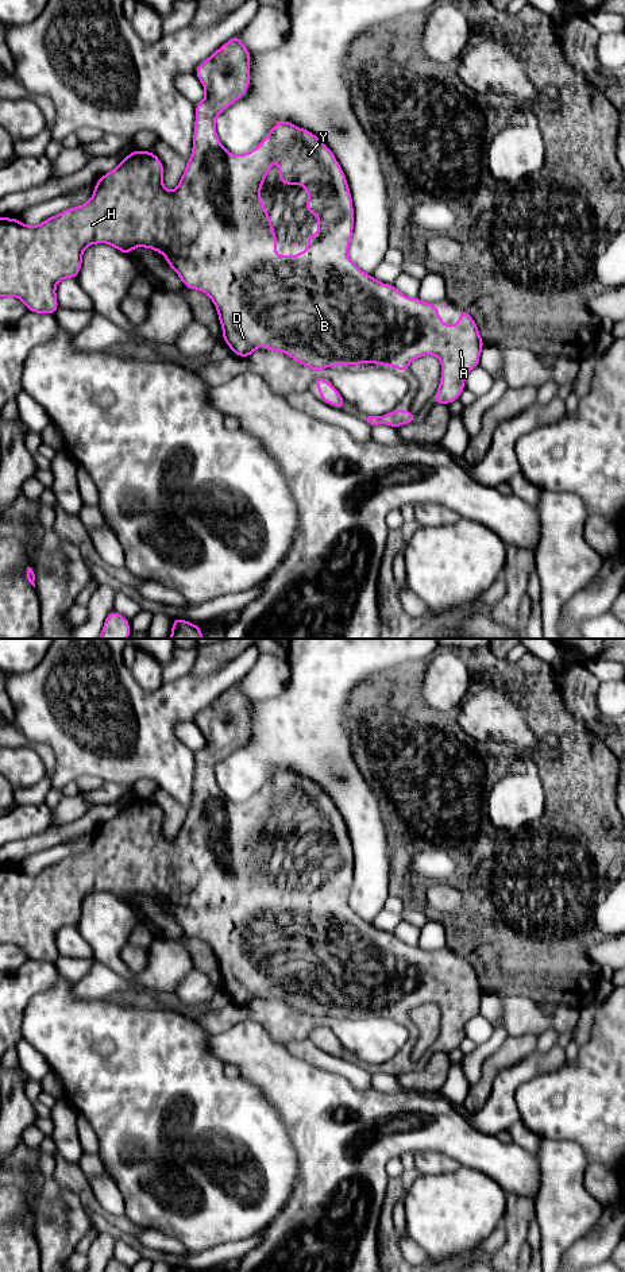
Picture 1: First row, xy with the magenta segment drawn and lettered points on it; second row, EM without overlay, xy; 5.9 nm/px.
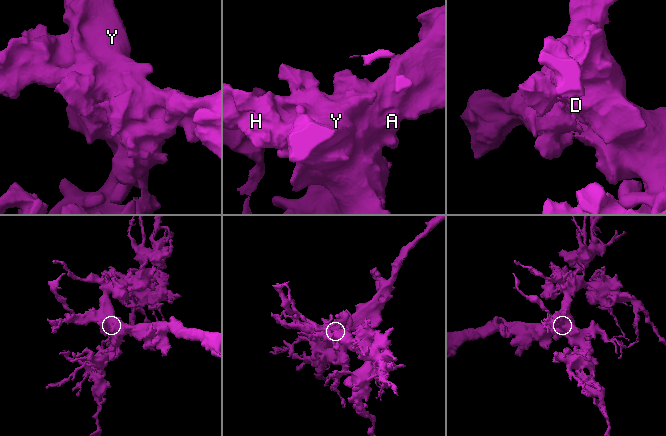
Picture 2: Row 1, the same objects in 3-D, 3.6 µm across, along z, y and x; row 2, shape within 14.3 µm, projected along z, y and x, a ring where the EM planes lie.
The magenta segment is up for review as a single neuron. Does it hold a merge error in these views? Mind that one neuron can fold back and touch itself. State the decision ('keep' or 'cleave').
keep

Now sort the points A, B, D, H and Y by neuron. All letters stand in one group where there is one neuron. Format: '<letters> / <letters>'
A B D H Y

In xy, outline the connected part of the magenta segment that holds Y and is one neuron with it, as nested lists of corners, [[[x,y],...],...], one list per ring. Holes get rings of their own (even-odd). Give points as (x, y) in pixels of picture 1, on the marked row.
[[[235,35],[201,62],[194,74],[205,89],[205,99],[196,104],[196,120],[192,155],[185,171],[173,192],[163,188],[163,163],[153,151],[134,150],[117,167],[109,170],[94,184],[92,198],[30,227],[19,219],[0,217],[0,297],[15,296],[34,313],[55,315],[58,300],[57,284],[63,278],[77,278],[82,266],[82,253],[90,244],[107,243],[130,257],[134,247],[151,248],[166,257],[166,263],[180,275],[184,288],[201,290],[213,301],[223,338],[232,354],[248,358],[259,350],[259,335],[267,325],[273,334],[265,338],[262,350],[281,351],[297,363],[319,371],[343,363],[375,363],[408,371],[410,361],[433,354],[441,363],[441,378],[435,393],[435,404],[459,400],[466,389],[466,375],[479,366],[485,346],[475,320],[463,308],[459,309],[459,324],[447,325],[437,313],[439,307],[423,300],[410,298],[393,284],[382,284],[371,274],[363,273],[348,257],[354,231],[352,197],[335,154],[313,132],[286,120],[278,120],[270,134],[251,151],[231,154],[221,144],[216,117],[232,103],[242,99],[251,77],[251,51]],[[273,149],[278,150],[281,185],[301,184],[308,190],[305,212],[319,216],[316,227],[324,235],[308,234],[308,248],[297,257],[288,254],[277,258],[277,235],[271,219],[261,200],[261,186],[273,165]]]

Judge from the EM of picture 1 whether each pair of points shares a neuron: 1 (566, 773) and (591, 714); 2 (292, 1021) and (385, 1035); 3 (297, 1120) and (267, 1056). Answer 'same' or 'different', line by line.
1: different
2: same
3: same

